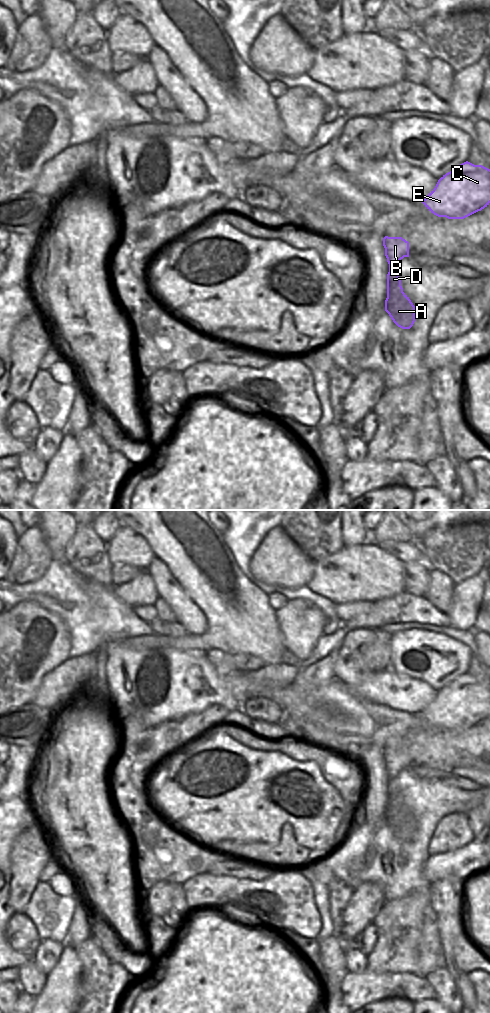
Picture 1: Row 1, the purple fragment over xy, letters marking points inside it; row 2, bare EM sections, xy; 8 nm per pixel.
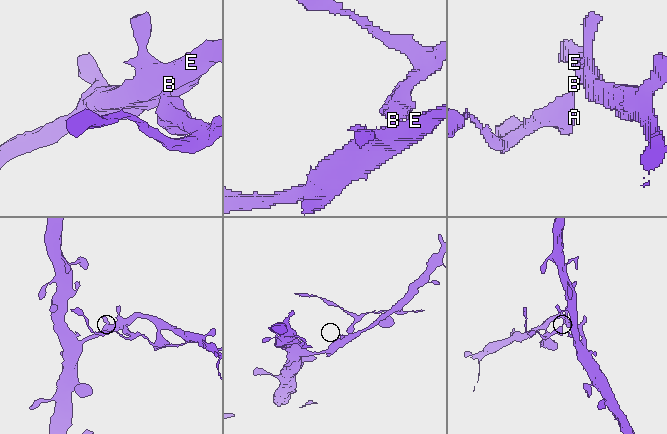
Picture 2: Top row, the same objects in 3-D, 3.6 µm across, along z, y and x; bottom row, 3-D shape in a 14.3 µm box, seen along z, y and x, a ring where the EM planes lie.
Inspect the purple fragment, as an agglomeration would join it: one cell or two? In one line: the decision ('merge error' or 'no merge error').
merge error

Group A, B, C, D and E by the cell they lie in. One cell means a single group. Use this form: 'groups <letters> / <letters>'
groups A D / B C E

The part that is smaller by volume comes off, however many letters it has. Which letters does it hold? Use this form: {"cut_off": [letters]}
{"cut_off": ["A", "D"]}

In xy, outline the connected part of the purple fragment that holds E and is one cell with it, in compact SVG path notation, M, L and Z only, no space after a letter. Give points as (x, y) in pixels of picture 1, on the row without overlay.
M466 673L443 687L421 714L434 727L448 731L464 731L481 723L490 715L490 681Z

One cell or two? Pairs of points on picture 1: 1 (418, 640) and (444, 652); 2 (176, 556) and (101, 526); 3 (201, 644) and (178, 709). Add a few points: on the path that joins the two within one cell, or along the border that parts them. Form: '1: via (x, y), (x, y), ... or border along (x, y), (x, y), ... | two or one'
1: via (424, 646), (438, 650) | one
2: border along (118, 520), (123, 526) | two
3: border along (176, 648), (206, 652) | two

